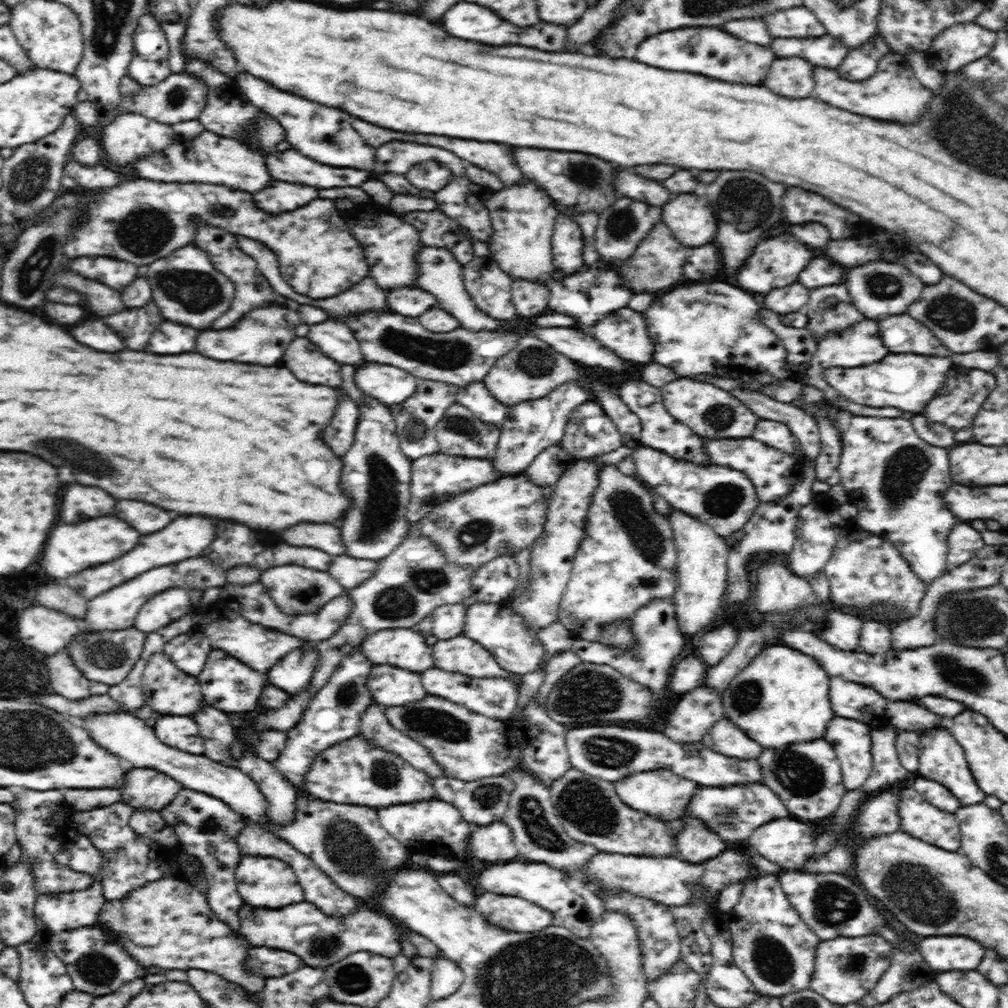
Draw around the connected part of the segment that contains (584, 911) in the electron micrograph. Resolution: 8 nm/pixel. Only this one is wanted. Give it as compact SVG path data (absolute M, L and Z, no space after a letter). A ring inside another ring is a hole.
M510 862L502 866L490 866L482 870L478 876L470 876L475 890L481 893L493 892L504 896L518 896L532 902L552 913L554 926L568 928L574 934L587 938L591 933L592 923L599 919L605 911L604 901L582 878L566 873L544 864L526 864L526 862Z

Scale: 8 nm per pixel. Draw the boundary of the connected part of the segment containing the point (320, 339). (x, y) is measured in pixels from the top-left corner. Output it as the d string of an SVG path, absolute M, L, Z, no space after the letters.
M328 320L310 328L308 338L332 360L340 364L358 364L362 352L352 330L336 320Z

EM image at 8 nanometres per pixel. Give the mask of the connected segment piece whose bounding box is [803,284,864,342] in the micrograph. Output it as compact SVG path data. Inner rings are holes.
M824 286L810 290L810 300L803 311L808 316L806 327L814 330L816 341L826 332L840 332L840 328L850 328L864 320L862 312L856 310L846 286Z

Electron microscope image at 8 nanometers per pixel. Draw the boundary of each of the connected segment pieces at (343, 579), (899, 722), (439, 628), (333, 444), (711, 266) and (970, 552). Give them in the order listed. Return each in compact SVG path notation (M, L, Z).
M346 554L332 560L328 574L347 590L363 583L377 568L376 560L362 560Z
M888 702L888 718L898 730L924 732L942 724L942 718L910 702Z
M462 603L435 608L412 628L424 637L426 634L432 634L437 640L450 640L462 634L467 608Z
M342 396L340 404L336 408L336 416L328 428L324 428L324 440L334 450L334 454L342 456L348 452L346 448L354 442L354 432L358 424L358 406L350 400L350 396Z
M706 244L700 248L692 248L692 254L686 258L684 276L698 283L710 282L712 276L720 268L720 254L714 246Z
M956 524L956 528L952 528L948 536L948 544L950 544L950 554L947 554L947 560L954 566L972 560L976 550L984 546L980 532L976 532L976 528L972 528L970 524Z

